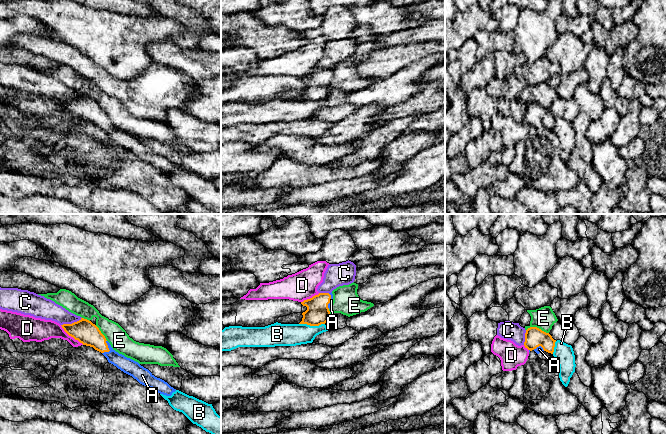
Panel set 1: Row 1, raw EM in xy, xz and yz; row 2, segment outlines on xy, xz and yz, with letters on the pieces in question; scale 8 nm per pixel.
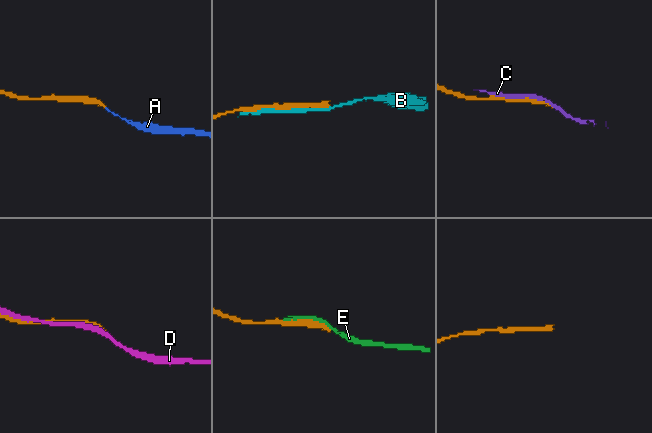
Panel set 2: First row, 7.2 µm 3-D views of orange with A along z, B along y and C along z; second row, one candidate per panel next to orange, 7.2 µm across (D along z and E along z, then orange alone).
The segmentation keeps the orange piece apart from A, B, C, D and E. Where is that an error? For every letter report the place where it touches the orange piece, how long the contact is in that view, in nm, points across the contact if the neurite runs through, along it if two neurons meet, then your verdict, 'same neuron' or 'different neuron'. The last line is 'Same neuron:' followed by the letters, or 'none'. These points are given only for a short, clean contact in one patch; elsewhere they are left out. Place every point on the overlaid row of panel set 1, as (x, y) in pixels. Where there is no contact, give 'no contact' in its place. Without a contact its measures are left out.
A: meets orange in xy at (108, 349); contact 120 nm long; runs through xy (87, 333), (108, 349), (121, 362), (127, 365); same neuron
B: meets orange in xz at (312, 325); contact 200 nm long; different neuron
C: meets orange in xy at (72, 323); contact 180 nm long; different neuron
D: meets orange in xy at (71, 336); contact 240 nm long; different neuron
E: meets orange in yz at (536, 327); contact 190 nm long; different neuron
Same neuron: A

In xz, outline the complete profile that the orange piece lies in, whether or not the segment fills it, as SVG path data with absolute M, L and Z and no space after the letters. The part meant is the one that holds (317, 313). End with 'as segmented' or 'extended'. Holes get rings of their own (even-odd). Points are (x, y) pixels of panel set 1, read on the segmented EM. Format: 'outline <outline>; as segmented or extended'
outline M319 293L310 299L301 302L307 310L302 313L303 318L299 324L307 324L310 326L319 326L325 324L330 318L331 304L333 302L333 294Z; extended

